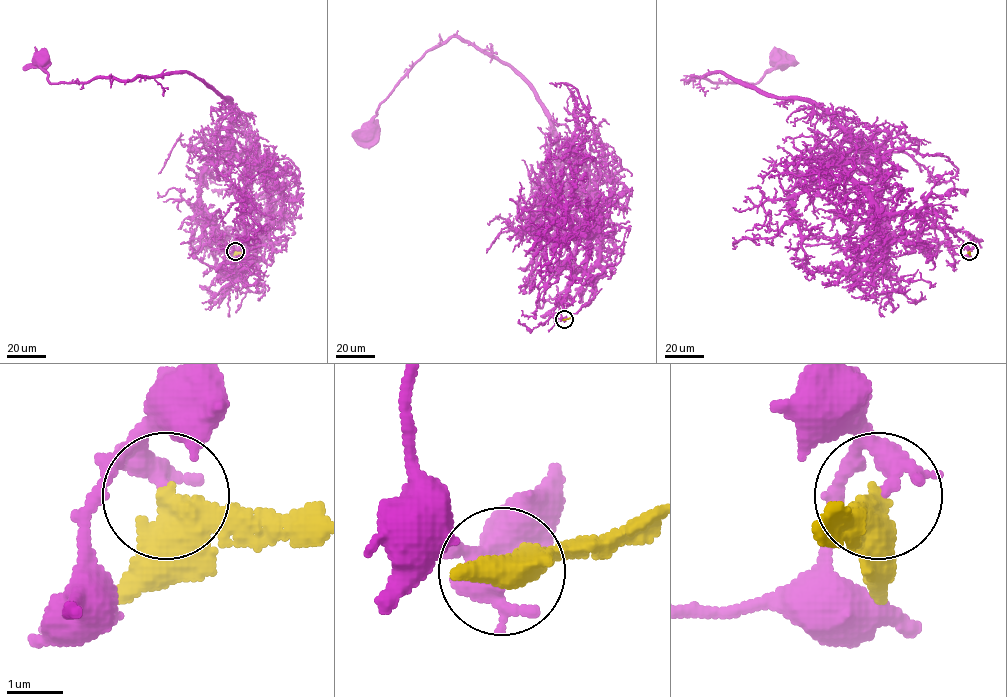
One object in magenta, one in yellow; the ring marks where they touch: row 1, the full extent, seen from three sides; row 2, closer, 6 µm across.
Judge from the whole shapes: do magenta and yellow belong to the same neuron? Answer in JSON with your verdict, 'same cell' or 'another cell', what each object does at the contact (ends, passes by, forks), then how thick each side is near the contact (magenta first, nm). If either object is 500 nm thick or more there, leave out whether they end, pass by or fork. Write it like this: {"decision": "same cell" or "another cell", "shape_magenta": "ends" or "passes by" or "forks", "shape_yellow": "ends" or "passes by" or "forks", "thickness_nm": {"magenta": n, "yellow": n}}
{"decision": "another cell", "thickness_nm": {"magenta": 200, "yellow": 550}}

